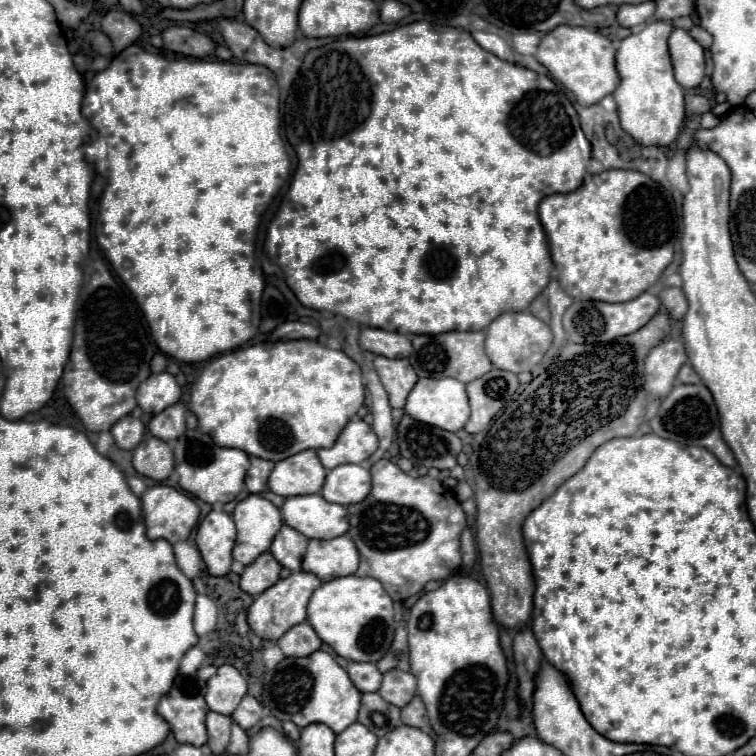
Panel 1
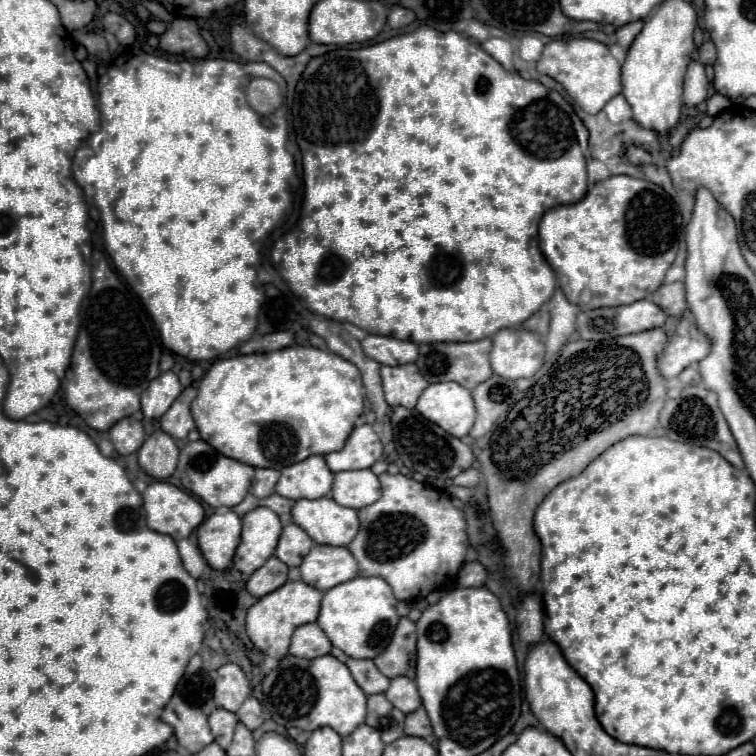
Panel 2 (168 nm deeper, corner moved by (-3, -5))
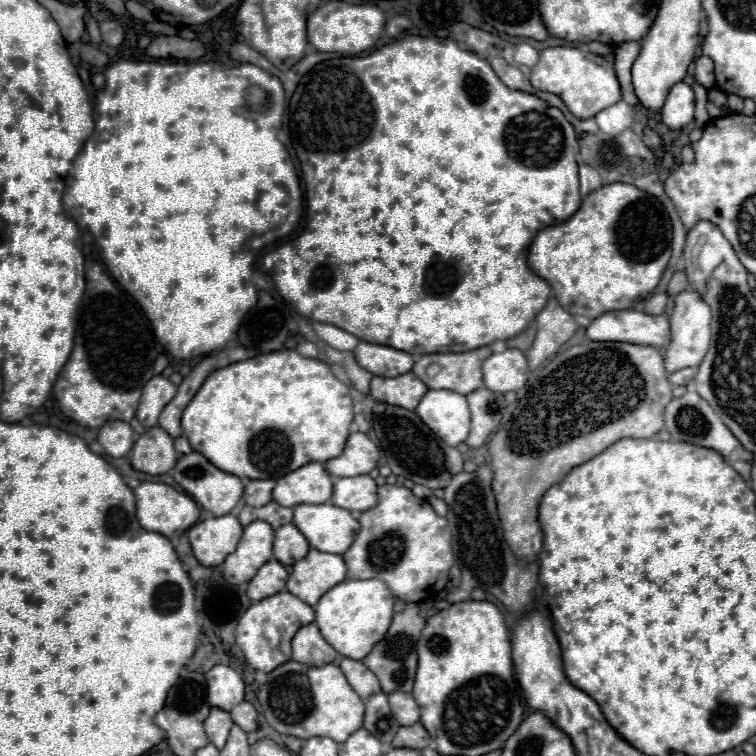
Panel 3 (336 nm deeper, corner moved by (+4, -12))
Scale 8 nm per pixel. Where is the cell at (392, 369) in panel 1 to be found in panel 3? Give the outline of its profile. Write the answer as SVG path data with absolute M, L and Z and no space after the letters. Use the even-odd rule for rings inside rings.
M401 374L397 378L373 376L371 380L371 398L377 402L393 404L405 410L415 410L419 400L425 396L429 388L413 374Z

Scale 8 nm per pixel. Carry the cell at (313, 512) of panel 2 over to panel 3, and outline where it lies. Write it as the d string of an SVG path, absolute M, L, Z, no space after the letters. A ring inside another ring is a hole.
M299 504L293 508L293 524L301 530L301 534L307 538L309 546L321 552L329 554L343 554L355 540L355 534L359 530L357 518L343 508L337 508L333 504Z

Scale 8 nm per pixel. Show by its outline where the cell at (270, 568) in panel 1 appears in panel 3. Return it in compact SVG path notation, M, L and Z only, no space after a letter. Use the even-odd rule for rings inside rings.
M269 560L267 564L263 564L259 568L259 572L255 574L255 578L249 582L247 586L247 596L257 602L263 600L267 596L273 596L277 592L281 592L285 588L287 582L287 570L283 564L279 564L277 560Z

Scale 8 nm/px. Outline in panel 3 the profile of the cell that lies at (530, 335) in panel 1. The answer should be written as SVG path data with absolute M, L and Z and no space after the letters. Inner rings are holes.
M507 348L505 352L491 354L483 362L483 380L485 386L493 392L521 390L527 382L527 356L517 348Z

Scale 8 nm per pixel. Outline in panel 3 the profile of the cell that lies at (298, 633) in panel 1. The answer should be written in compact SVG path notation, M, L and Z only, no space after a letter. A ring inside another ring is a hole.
M315 624L303 626L293 636L291 646L293 646L293 654L291 654L293 660L307 666L325 666L337 656L337 652L323 640Z

